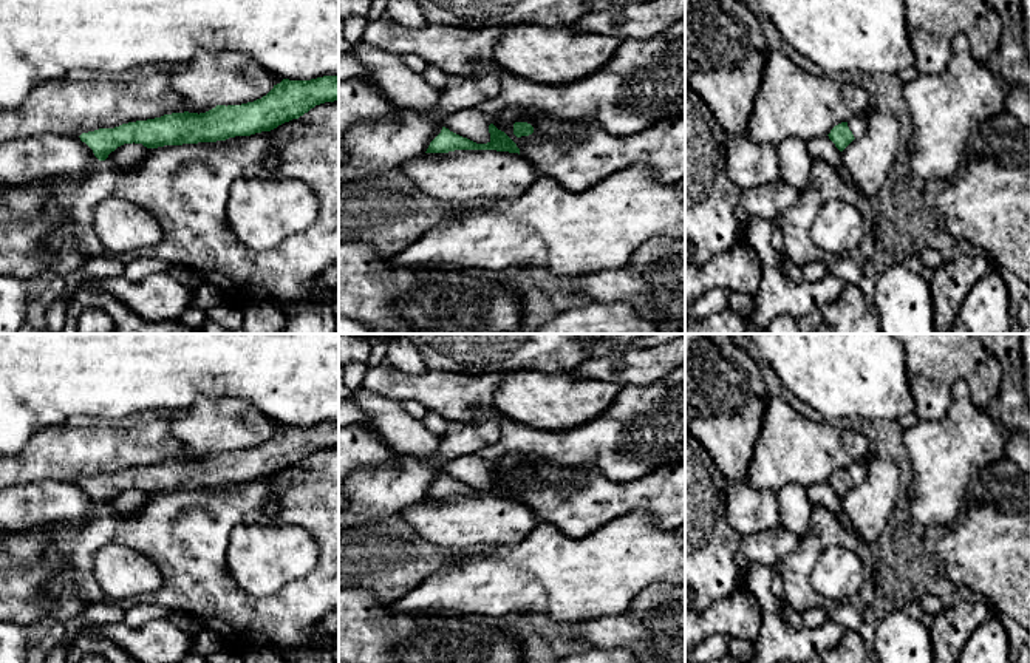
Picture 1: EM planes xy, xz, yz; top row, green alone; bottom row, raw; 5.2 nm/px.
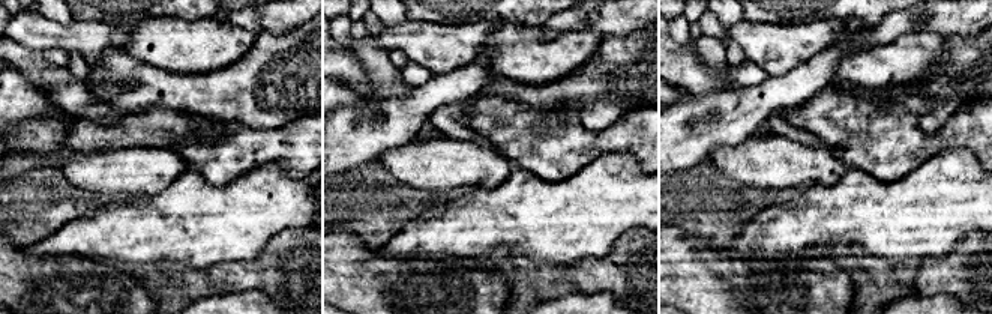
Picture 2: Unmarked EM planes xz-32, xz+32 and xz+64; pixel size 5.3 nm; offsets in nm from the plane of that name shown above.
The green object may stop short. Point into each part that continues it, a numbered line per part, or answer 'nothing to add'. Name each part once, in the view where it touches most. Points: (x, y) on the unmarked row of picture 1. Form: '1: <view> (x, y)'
1: yz (857, 470)

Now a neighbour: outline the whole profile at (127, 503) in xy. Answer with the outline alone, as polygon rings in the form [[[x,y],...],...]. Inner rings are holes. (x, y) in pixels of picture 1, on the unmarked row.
[[[124,490],[108,501],[105,508],[118,516],[131,516],[147,505],[150,495],[142,490]]]

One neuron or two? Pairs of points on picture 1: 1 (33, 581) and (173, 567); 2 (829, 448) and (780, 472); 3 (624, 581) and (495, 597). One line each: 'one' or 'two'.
1: two
2: one
3: one

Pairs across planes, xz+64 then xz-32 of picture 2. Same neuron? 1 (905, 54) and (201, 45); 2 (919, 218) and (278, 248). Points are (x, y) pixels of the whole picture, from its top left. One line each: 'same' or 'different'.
1: same
2: different

